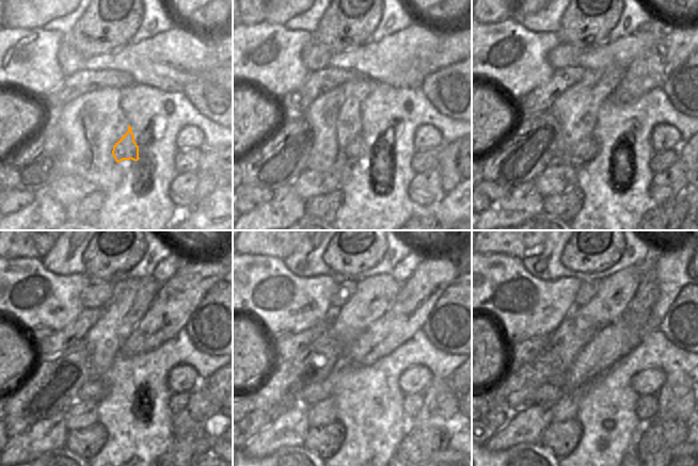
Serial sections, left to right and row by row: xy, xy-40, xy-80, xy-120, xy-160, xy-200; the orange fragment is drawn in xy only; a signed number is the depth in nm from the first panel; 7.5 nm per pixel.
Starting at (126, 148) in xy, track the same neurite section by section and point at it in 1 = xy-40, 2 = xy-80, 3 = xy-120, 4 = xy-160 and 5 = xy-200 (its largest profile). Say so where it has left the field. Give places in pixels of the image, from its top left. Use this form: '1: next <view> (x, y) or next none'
1: next xy-40 (354, 150)
2: next xy-80 (575, 157)
3: next xy-120 (95, 390)
4: next xy-160 (317, 392)
5: next xy-200 (551, 394)

